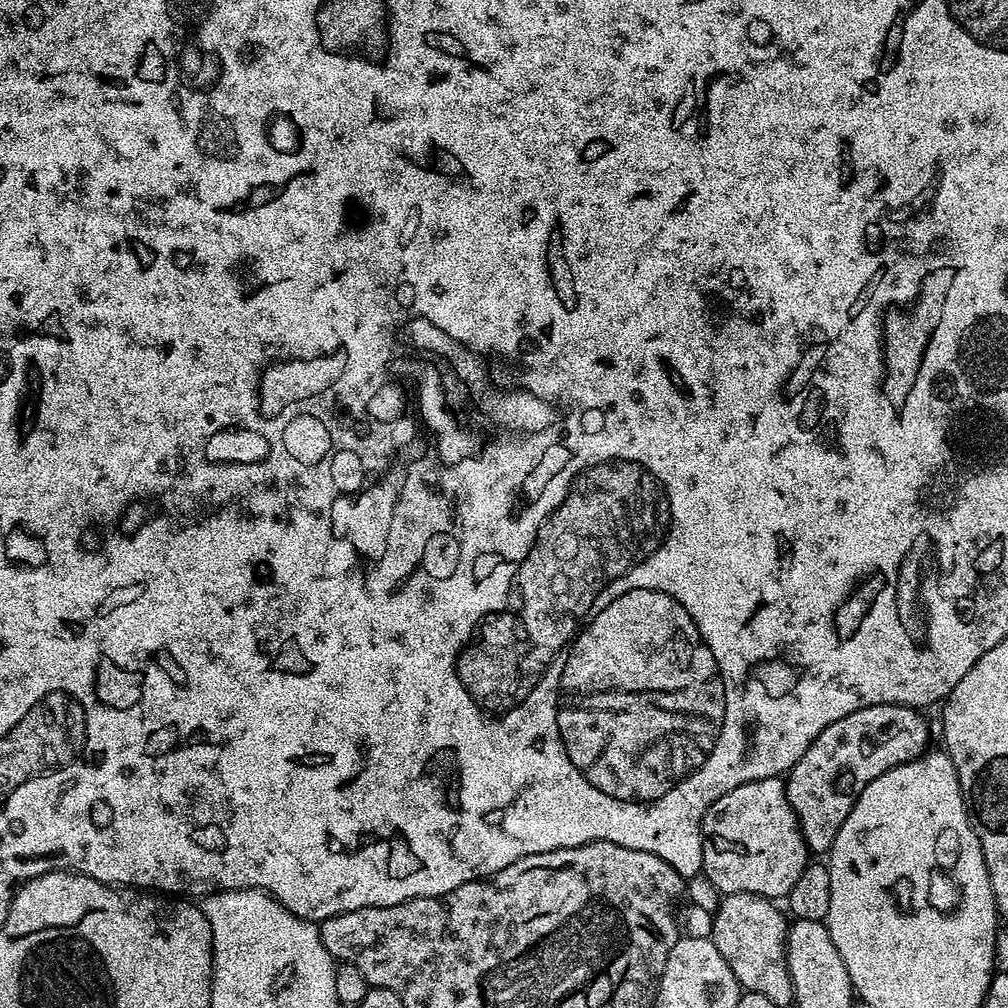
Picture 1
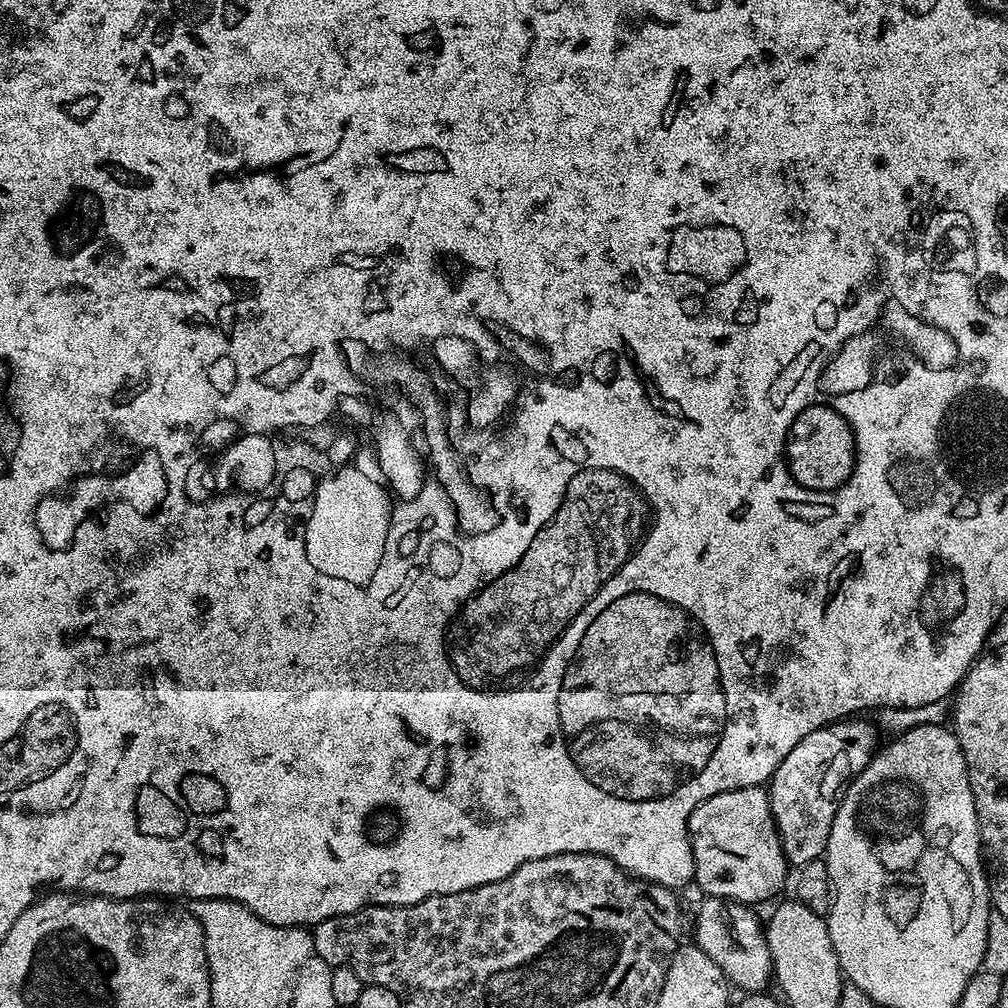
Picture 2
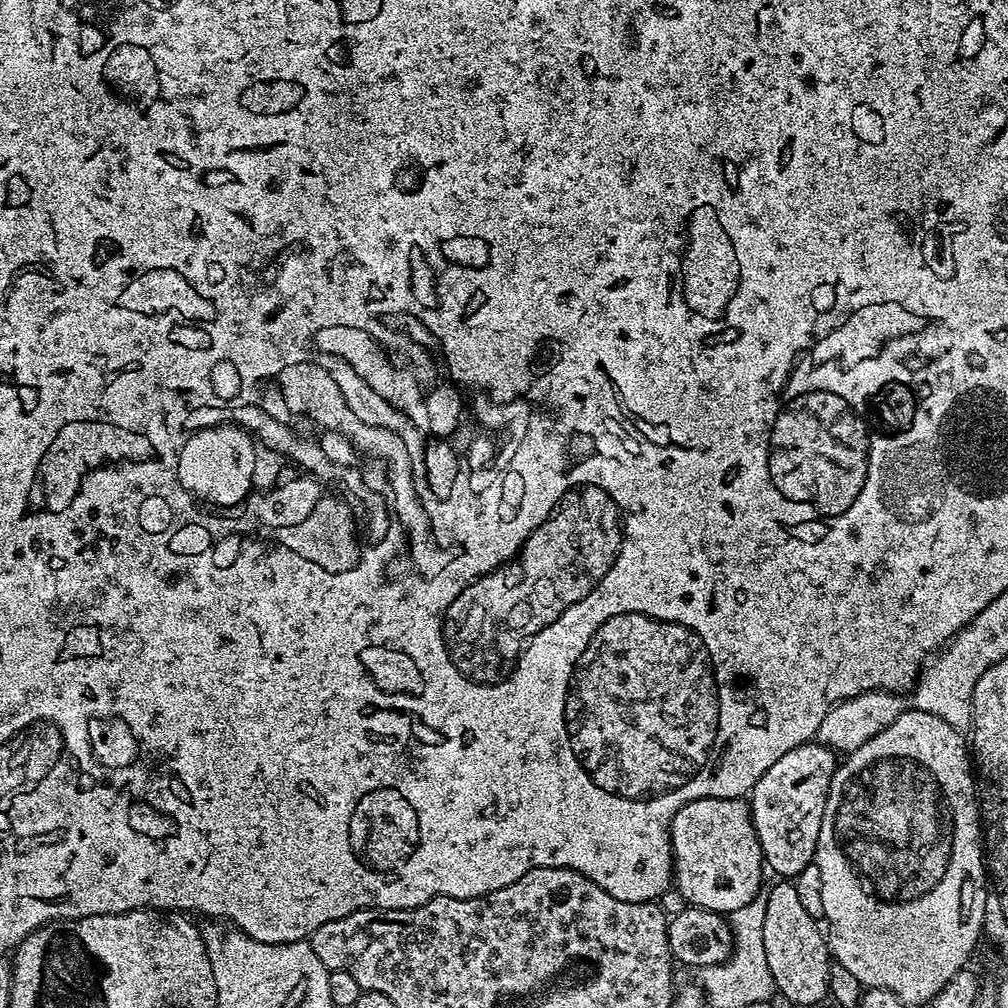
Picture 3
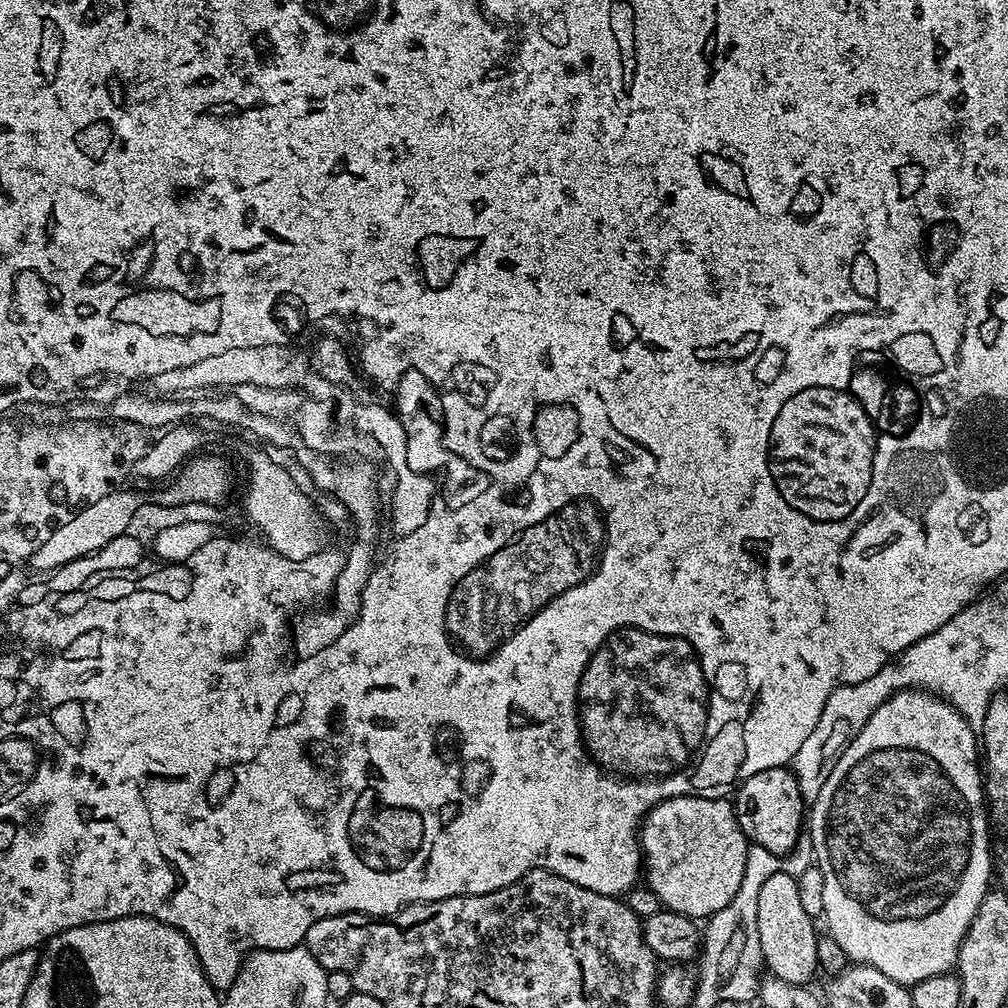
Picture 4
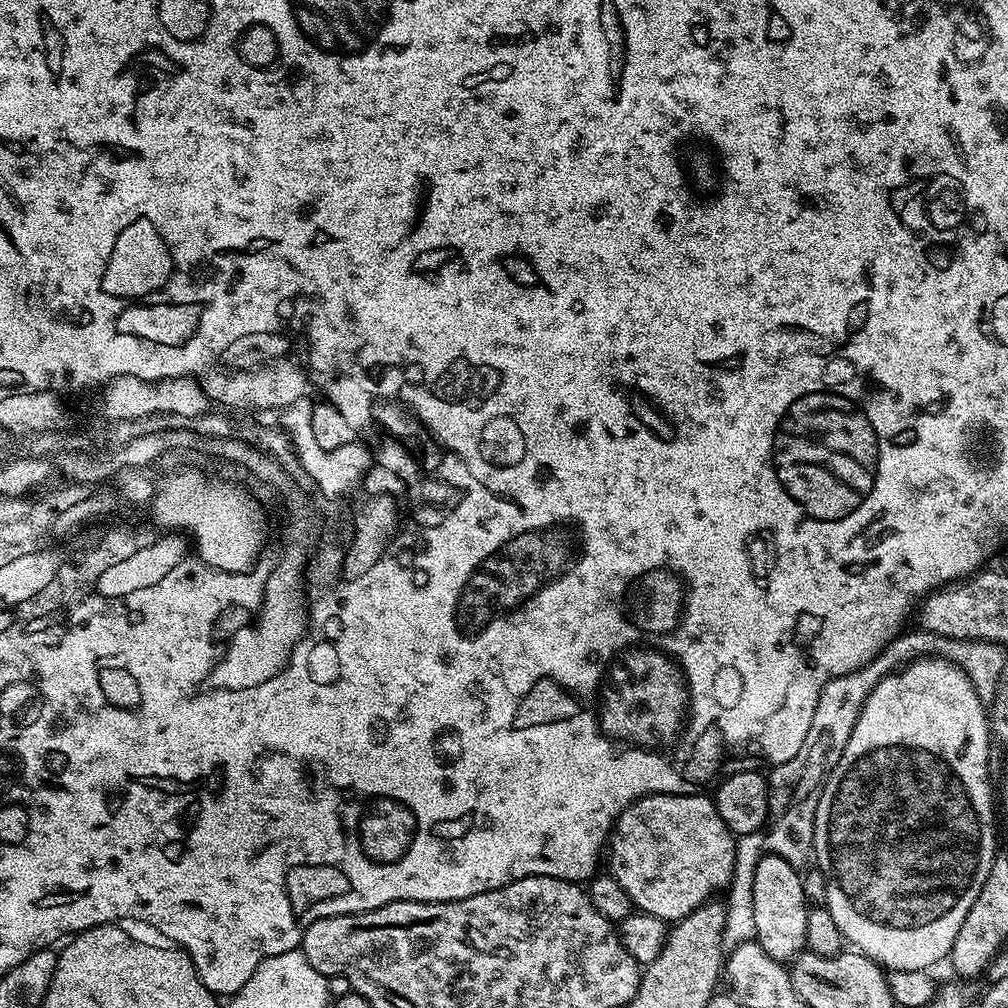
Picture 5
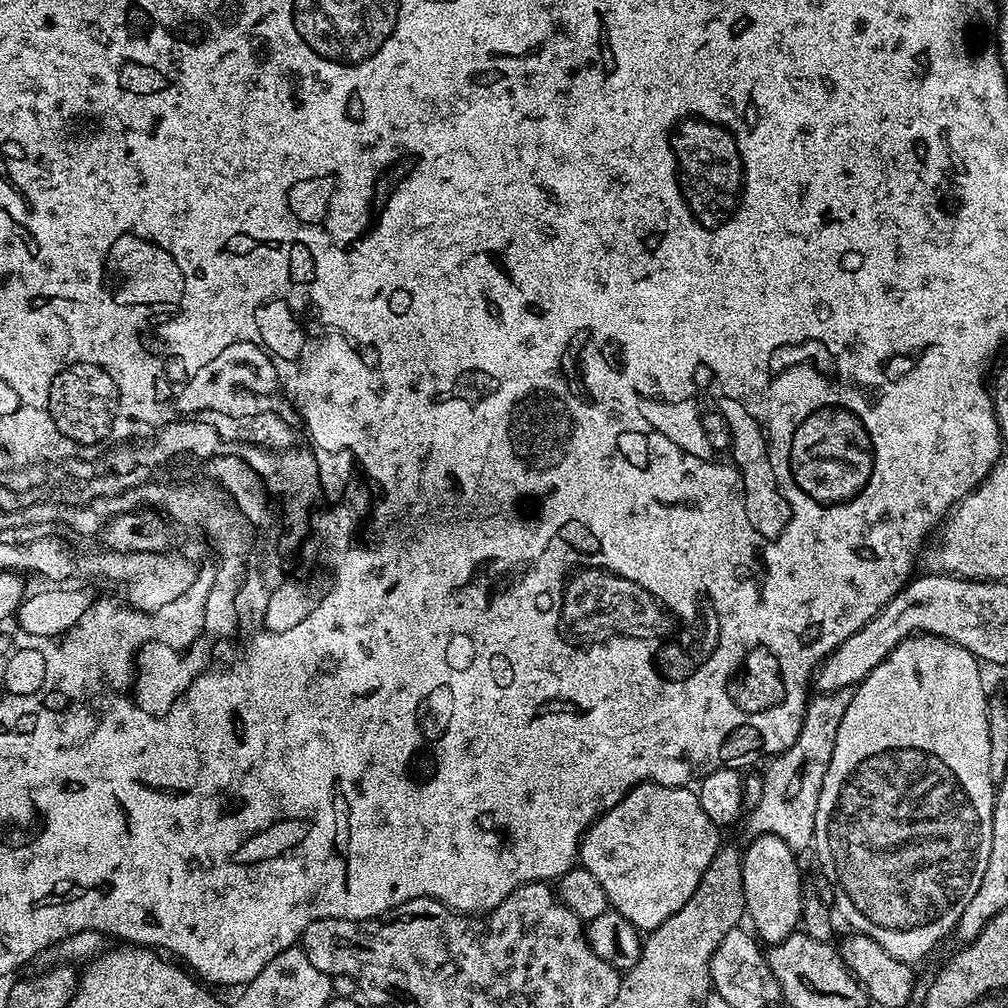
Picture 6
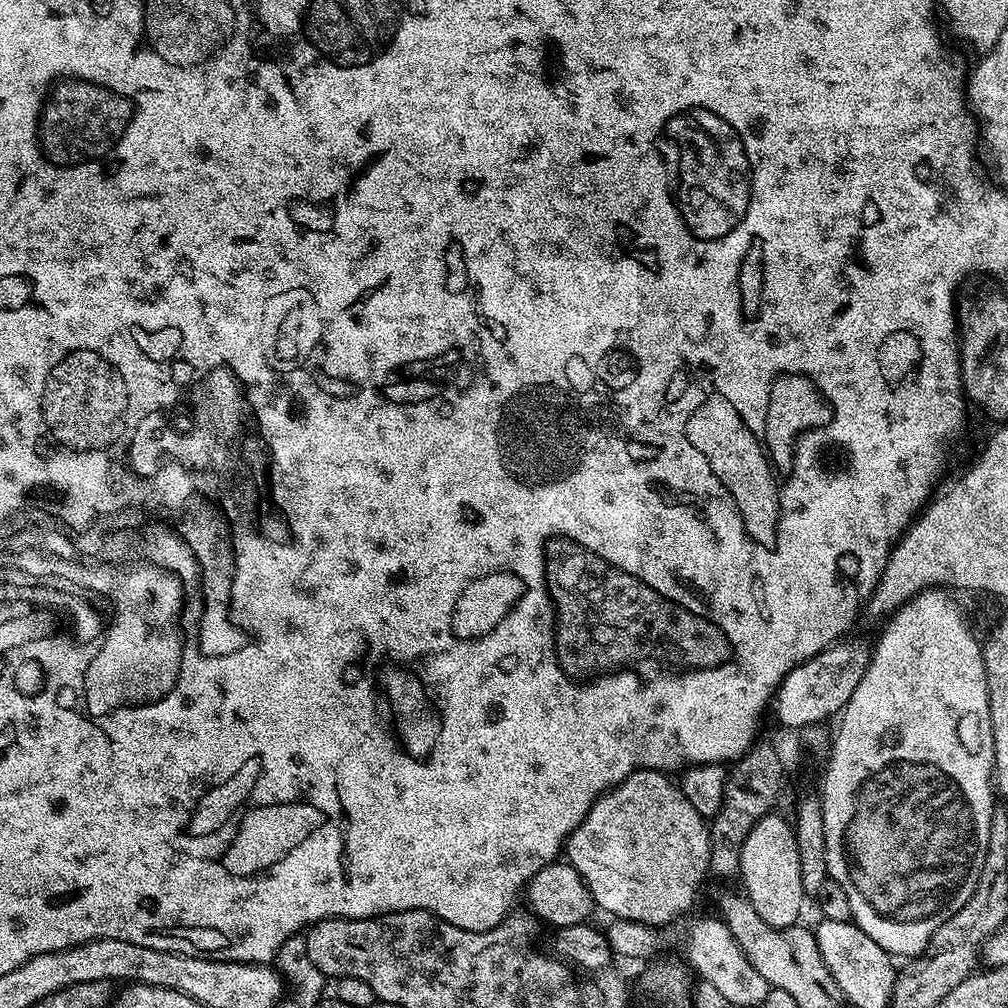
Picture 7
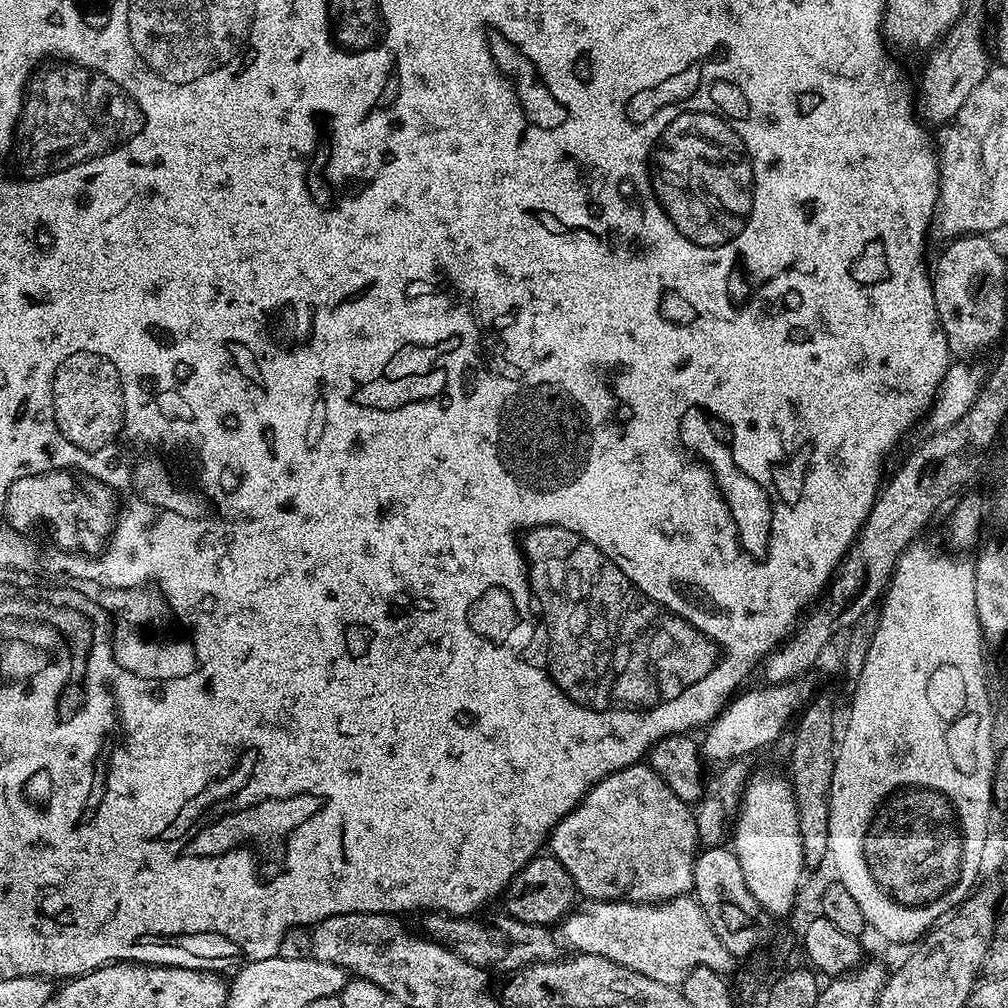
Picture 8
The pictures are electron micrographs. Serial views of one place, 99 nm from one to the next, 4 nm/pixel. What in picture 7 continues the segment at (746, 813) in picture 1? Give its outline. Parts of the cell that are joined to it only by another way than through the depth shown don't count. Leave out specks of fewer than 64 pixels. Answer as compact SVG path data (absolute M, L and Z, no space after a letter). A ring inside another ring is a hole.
M655 768L632 772L621 784L609 788L592 804L586 818L568 836L567 863L578 870L582 882L592 895L597 909L609 912L609 917L639 924L661 926L676 920L696 900L700 883L709 875L710 838L705 817L690 806L675 783Z

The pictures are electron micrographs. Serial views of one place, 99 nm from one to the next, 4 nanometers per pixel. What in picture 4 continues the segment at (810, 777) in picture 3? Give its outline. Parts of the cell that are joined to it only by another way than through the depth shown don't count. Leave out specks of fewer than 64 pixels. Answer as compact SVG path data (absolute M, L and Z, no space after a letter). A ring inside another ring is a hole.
M787 767L762 770L762 774L754 774L742 781L734 792L734 807L738 818L738 826L742 826L746 838L755 847L765 848L774 854L785 856L800 841L802 829L806 824L806 801L800 794L795 772Z

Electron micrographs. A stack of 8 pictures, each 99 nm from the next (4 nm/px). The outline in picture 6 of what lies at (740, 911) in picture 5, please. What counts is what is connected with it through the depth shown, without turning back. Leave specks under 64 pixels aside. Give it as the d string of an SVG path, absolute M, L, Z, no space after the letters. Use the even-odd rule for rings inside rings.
M843 688L837 692L822 692L809 699L794 746L771 757L767 761L768 769L762 772L762 798L747 813L749 837L777 836L797 854L803 854L807 848L809 851L813 847L818 794L822 794L822 782L834 754L834 742L838 738L838 726L842 726L842 714L846 714L846 706L850 706L852 695L849 689Z

